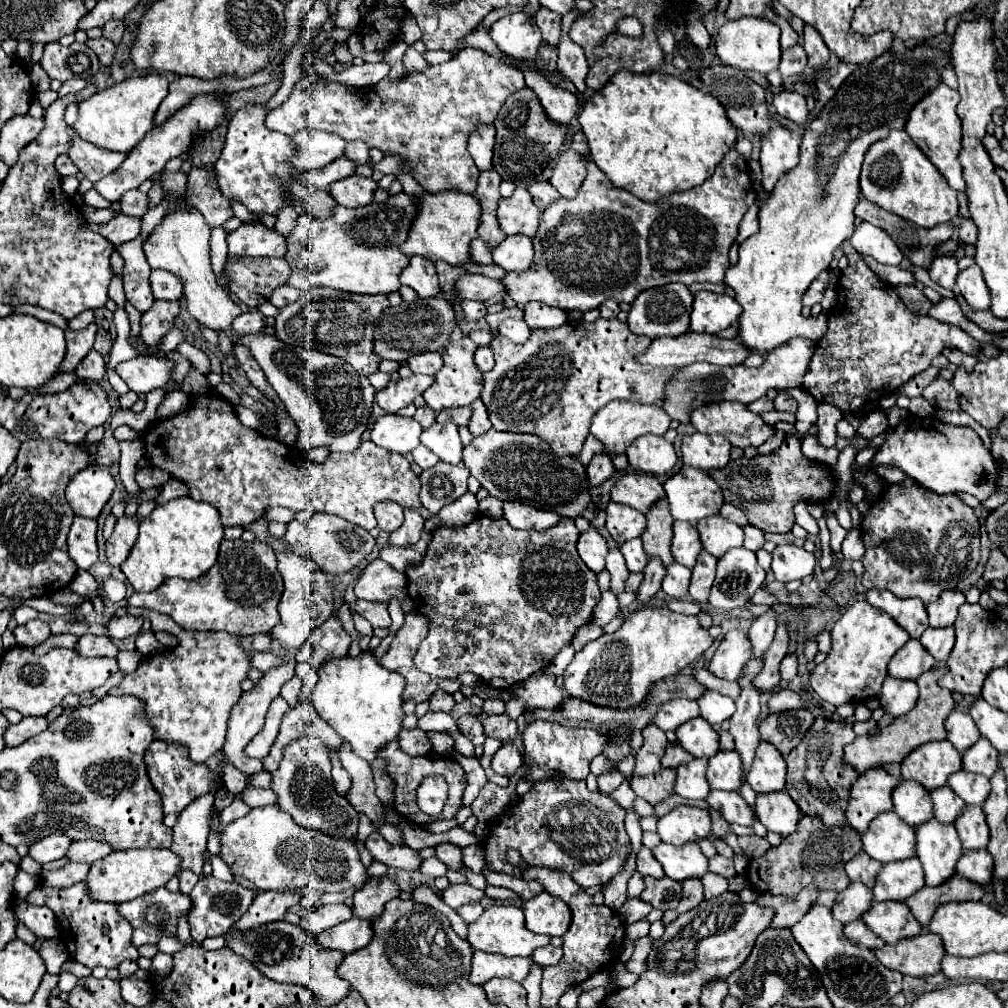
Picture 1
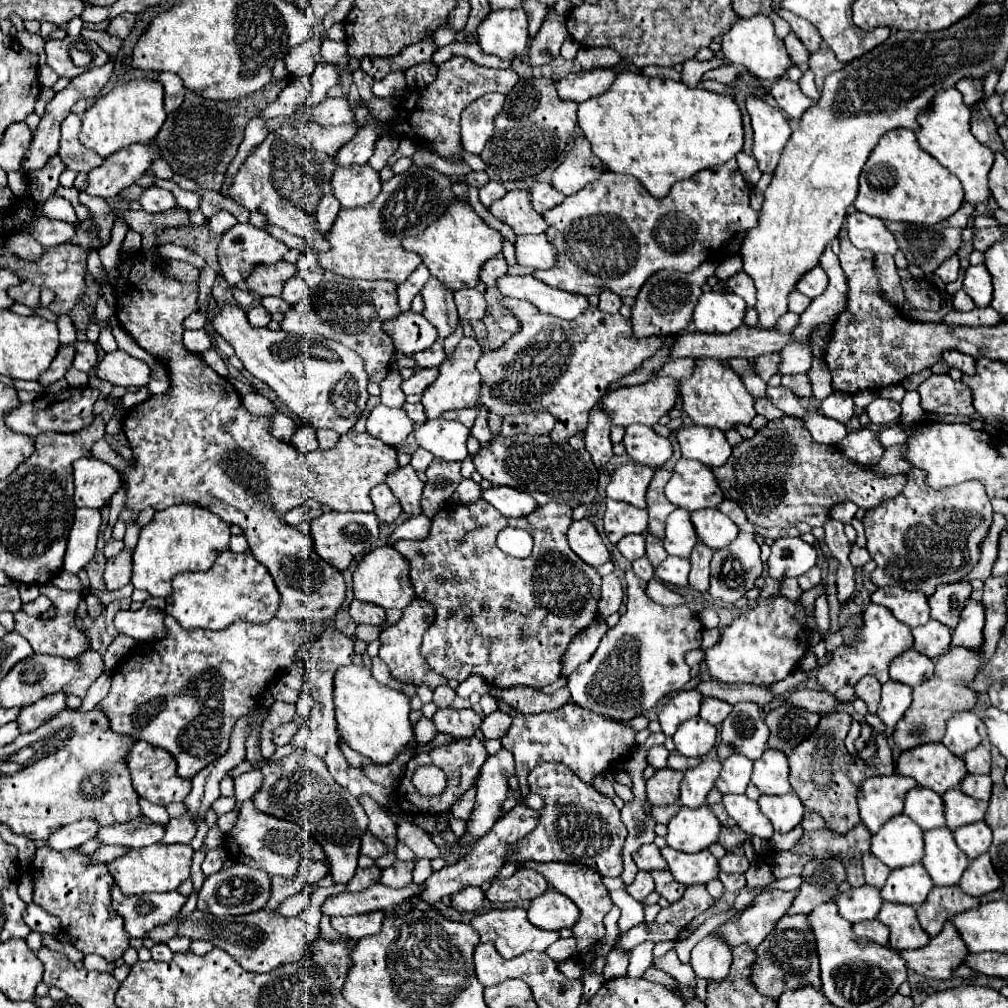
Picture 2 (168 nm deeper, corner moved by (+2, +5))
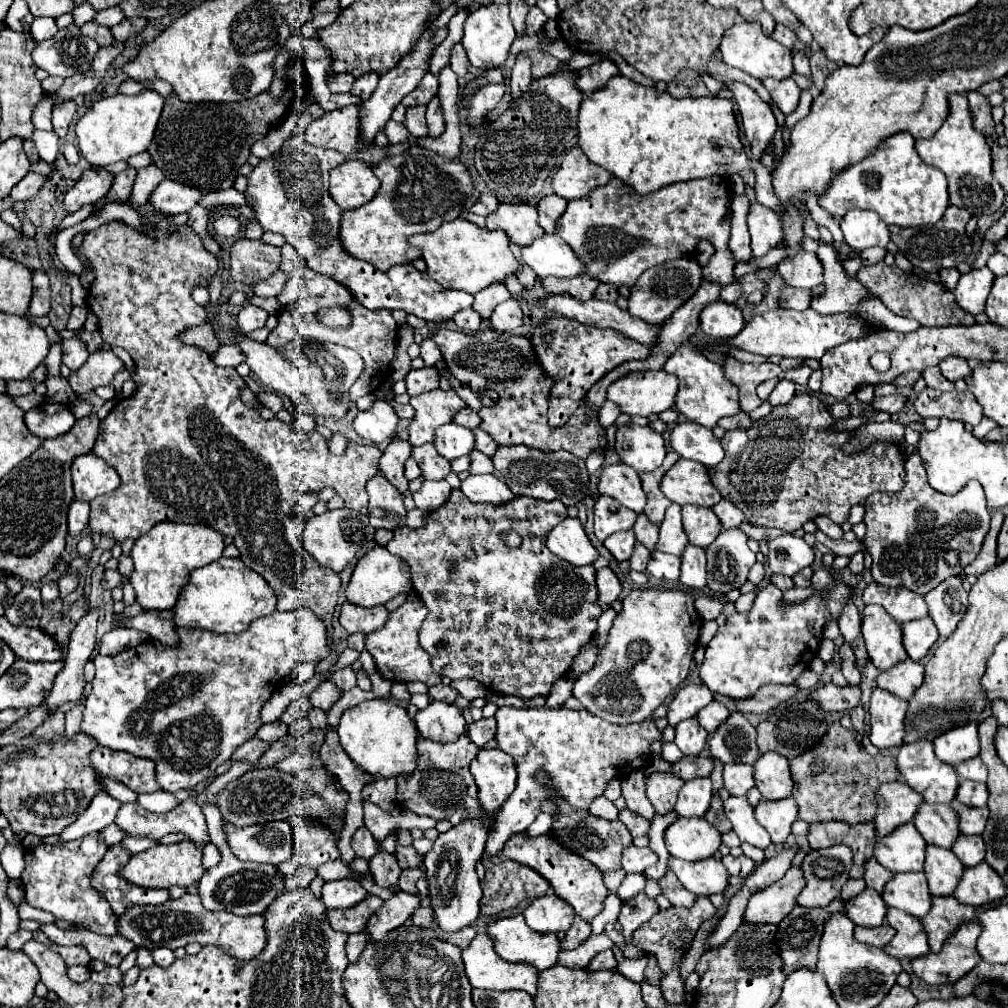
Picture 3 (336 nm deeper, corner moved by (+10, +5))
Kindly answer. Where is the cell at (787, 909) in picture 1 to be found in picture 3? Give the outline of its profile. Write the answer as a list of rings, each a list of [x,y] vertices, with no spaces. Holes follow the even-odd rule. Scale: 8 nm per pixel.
[[[830,846],[812,850],[802,860],[806,878],[804,890],[798,894],[796,904],[802,908],[828,906],[840,894],[852,868],[852,850],[848,846]]]

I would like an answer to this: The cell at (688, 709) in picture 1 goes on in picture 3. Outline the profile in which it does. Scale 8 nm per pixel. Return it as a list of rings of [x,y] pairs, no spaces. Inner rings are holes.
[[[704,684],[682,686],[668,706],[668,714],[666,714],[668,724],[676,726],[678,722],[682,722],[686,718],[694,718],[698,714],[698,710],[704,708],[706,704],[710,704],[712,700],[714,700],[712,692]]]

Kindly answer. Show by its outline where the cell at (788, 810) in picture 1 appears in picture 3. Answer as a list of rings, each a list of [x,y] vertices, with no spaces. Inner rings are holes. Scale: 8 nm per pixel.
[[[784,798],[784,800],[760,800],[756,806],[756,820],[762,824],[772,842],[782,844],[790,836],[790,826],[798,818],[798,806],[794,798]]]

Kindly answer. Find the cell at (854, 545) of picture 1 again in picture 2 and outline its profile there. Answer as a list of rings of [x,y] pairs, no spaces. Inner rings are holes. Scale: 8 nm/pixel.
[[[852,546],[852,552],[850,552],[850,564],[854,566],[854,568],[862,568],[866,562],[870,560],[870,554],[868,554],[868,550],[866,548],[860,548],[860,546]]]

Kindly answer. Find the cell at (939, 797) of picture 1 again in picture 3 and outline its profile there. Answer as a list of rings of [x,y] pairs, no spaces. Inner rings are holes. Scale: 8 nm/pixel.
[[[954,800],[950,802],[954,810],[958,810],[958,822],[960,822],[960,832],[962,834],[982,834],[986,820],[988,820],[988,808],[972,808],[972,806],[962,806],[962,802]]]

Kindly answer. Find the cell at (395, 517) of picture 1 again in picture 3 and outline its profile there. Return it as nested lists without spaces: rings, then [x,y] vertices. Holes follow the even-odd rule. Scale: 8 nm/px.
[[[376,474],[368,480],[366,492],[370,498],[370,524],[374,528],[386,528],[396,530],[406,524],[406,508],[402,504],[402,494],[390,486],[390,482]]]

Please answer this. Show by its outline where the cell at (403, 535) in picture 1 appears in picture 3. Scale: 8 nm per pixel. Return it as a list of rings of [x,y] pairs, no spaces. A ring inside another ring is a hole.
[[[394,438],[388,444],[388,448],[384,450],[382,458],[380,458],[380,474],[392,486],[396,486],[400,494],[404,494],[408,490],[408,480],[404,476],[404,462],[410,456],[410,452],[412,452],[410,442],[404,442],[404,440]]]

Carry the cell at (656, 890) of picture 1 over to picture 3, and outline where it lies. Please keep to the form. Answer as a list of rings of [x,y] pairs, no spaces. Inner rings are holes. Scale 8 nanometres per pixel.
[[[666,872],[660,880],[658,880],[660,888],[662,888],[662,894],[672,902],[672,906],[692,906],[694,904],[694,894],[690,894],[680,882],[678,878],[672,874],[672,872]]]

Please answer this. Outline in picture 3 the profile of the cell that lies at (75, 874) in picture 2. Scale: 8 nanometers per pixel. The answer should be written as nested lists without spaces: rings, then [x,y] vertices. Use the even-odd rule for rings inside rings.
[[[88,834],[86,838],[64,844],[40,844],[26,850],[26,870],[22,872],[22,886],[26,890],[26,902],[34,908],[46,910],[56,918],[62,918],[74,926],[82,926],[100,936],[116,936],[118,922],[110,904],[90,884],[92,872],[104,858],[108,846],[100,834]]]

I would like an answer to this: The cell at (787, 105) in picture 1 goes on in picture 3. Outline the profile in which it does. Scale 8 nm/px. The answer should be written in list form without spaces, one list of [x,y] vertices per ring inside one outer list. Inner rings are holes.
[[[766,78],[766,80],[762,80],[762,84],[770,92],[774,104],[782,110],[782,114],[790,114],[796,110],[798,100],[800,100],[800,88],[796,86],[796,82],[792,78],[784,78],[784,80]]]

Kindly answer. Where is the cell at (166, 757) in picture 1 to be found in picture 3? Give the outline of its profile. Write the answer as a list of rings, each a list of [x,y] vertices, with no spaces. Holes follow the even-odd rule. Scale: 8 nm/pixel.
[[[98,746],[92,752],[90,760],[102,776],[126,784],[136,794],[162,790],[158,786],[158,780],[154,778],[154,762],[150,762],[148,758],[134,758],[132,754]]]

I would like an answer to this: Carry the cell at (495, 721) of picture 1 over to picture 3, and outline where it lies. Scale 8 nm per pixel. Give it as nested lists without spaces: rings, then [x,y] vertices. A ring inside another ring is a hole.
[[[482,718],[468,726],[468,736],[478,748],[482,748],[488,740],[492,740],[494,734],[496,734],[496,718]]]

